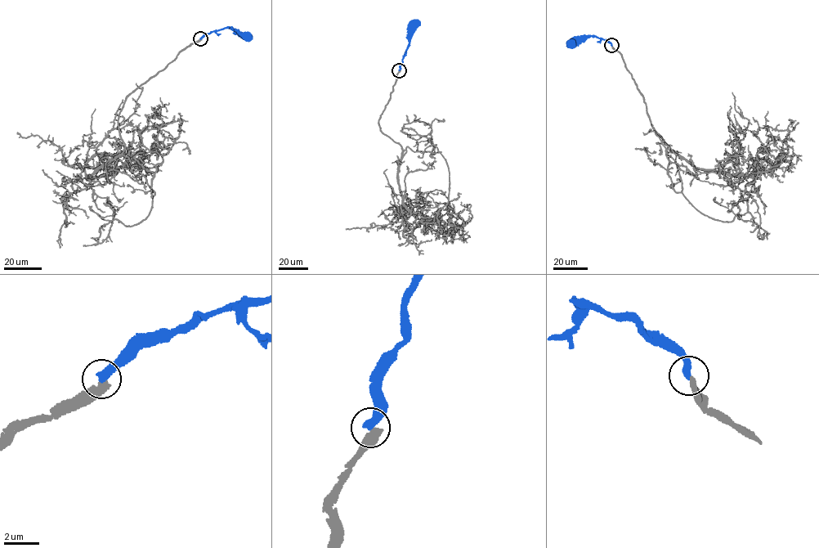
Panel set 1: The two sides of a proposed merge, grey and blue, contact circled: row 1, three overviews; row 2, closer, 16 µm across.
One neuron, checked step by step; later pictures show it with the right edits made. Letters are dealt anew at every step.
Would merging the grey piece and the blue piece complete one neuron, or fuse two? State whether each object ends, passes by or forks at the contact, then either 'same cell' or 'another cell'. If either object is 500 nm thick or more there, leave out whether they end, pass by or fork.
grey ends; blue ends; another cell

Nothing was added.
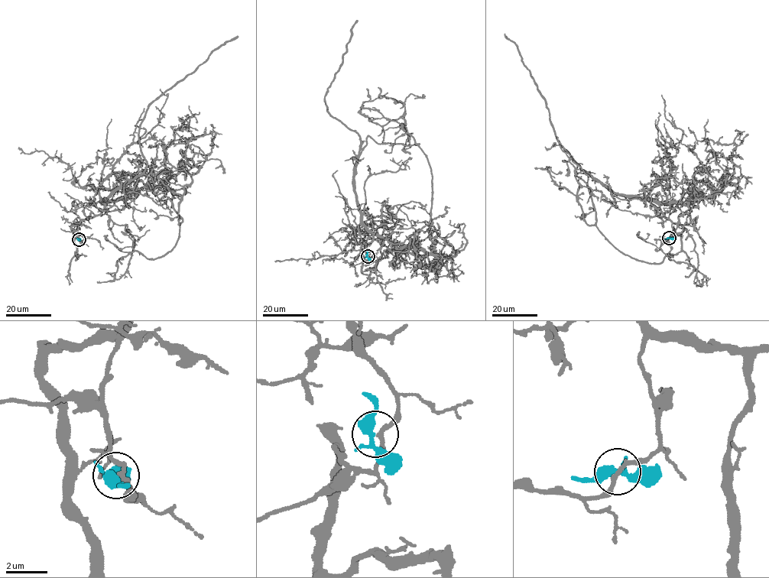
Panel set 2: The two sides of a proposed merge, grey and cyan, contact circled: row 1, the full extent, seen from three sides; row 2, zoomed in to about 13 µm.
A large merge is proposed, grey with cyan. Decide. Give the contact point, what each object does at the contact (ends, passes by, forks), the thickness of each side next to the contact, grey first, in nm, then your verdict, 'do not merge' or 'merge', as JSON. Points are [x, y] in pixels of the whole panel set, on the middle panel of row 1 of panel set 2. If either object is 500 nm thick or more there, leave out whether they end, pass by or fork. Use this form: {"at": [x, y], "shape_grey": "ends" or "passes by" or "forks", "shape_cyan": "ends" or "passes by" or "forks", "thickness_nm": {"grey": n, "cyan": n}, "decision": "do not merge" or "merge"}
{"at": [368, 256], "shape_grey": "passes by", "shape_cyan": "forks", "thickness_nm": {"grey": 200, "cyan": 300}, "decision": "do not merge"}

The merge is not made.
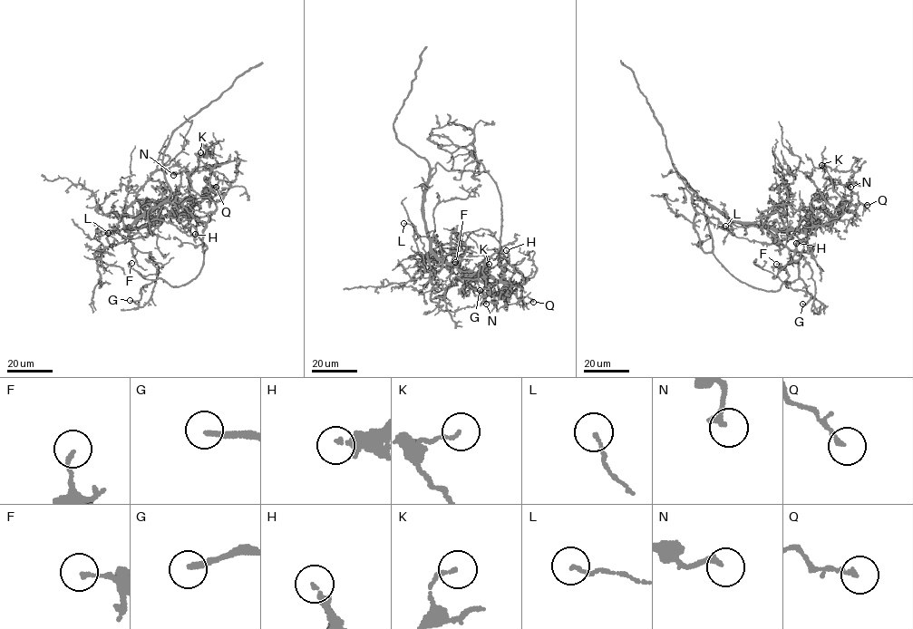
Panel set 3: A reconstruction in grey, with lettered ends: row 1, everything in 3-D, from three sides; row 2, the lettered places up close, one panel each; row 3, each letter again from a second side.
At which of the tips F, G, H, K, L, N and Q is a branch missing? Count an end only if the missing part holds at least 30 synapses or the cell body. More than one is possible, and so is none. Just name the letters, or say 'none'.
G

